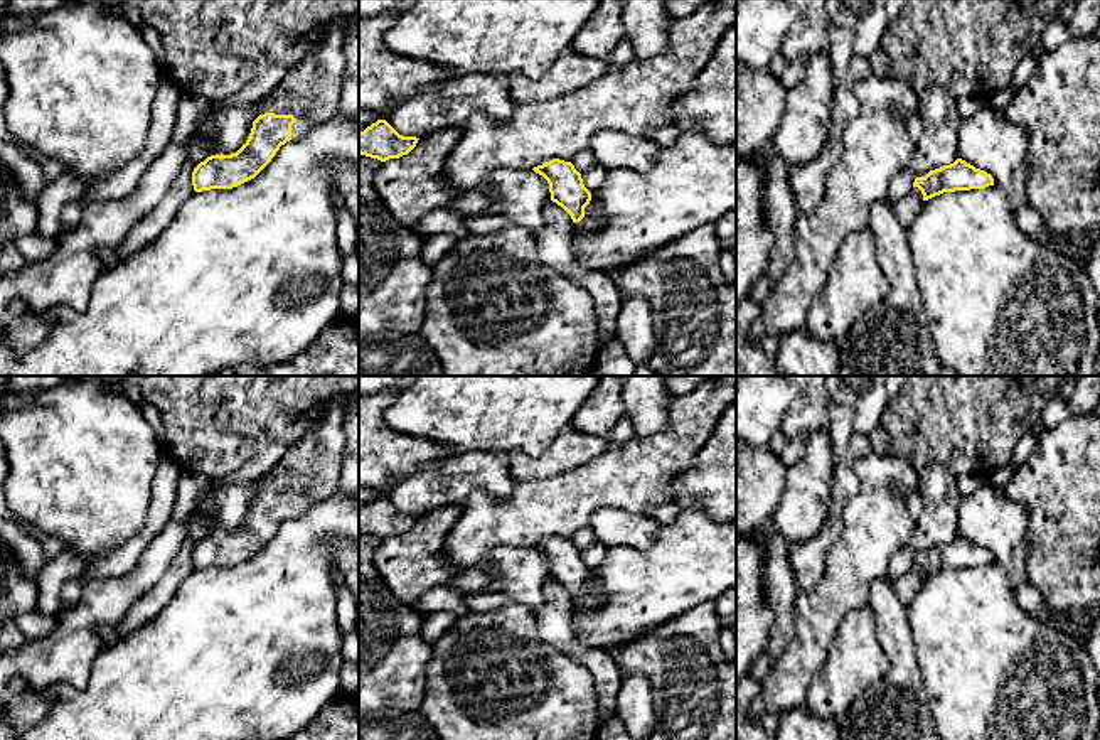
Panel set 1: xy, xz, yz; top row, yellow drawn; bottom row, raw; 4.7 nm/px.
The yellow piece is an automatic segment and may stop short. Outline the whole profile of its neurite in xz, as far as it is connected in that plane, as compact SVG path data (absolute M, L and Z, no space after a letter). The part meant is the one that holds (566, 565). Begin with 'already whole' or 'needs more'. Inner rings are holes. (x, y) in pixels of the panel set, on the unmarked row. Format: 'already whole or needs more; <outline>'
already whole; M553 536L532 548L547 558L551 578L561 583L573 600L579 600L585 595L585 585L591 578L591 570L585 565L581 551L574 543Z

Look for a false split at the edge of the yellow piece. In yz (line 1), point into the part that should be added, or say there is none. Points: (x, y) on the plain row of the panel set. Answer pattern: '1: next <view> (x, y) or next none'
1: next none

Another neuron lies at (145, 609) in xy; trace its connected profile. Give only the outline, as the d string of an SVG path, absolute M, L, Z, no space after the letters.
M207 507L189 524L187 538L157 583L143 593L125 614L118 625L118 639L152 622L170 602L182 582L195 570L192 563L194 546L211 534L214 509Z

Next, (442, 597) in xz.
M446 585L435 587L428 590L416 603L416 610L421 615L433 614L438 610L451 612L460 617L470 612L467 607L463 595L448 588Z

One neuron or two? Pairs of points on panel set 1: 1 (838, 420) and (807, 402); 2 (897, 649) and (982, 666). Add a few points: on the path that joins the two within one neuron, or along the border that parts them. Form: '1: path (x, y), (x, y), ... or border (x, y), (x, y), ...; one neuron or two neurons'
1: border (829, 402), (826, 430); two neurons
2: border (907, 614), (925, 691); two neurons

